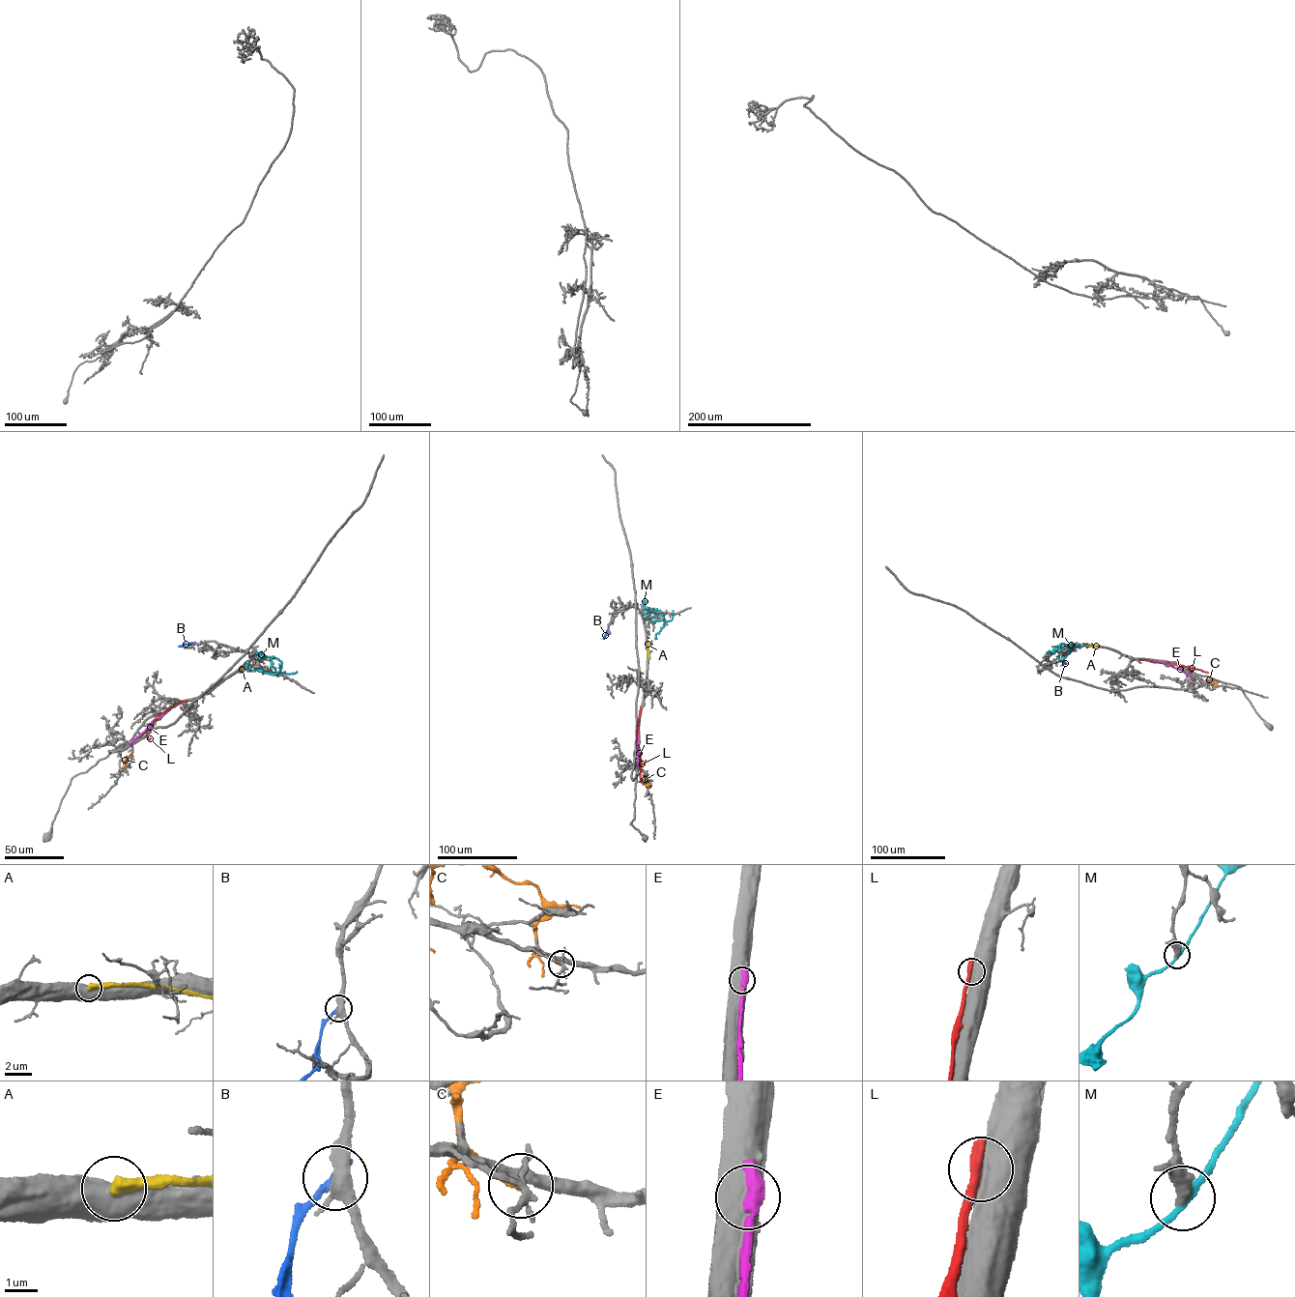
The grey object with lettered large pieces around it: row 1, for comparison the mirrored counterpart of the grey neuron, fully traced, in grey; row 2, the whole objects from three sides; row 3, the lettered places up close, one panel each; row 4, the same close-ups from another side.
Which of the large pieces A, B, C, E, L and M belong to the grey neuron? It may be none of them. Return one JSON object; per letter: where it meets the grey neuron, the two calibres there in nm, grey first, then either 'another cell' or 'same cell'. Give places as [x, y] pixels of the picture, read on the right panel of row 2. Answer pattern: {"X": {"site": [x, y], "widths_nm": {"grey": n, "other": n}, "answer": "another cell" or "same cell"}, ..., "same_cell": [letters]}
{"A": {"site": [1081, 645], "widths_nm": {"grey": 950, "other": 360}, "answer": "another cell"}, "B": {"site": [1059, 661], "widths_nm": {"grey": 440, "other": 260}, "answer": "another cell"}, "C": {"site": [1216, 685], "widths_nm": {"grey": 360, "other": 200}, "answer": "another cell"}, "E": {"site": [1154, 661], "widths_nm": {"grey": 750, "other": 550}, "answer": "another cell"}, "L": {"site": [1139, 659], "widths_nm": {"grey": 800, "other": 400}, "answer": "another cell"}, "M": {"site": [1076, 647], "widths_nm": {"grey": 440, "other": 220}, "answer": "another cell"}, "same_cell": []}

